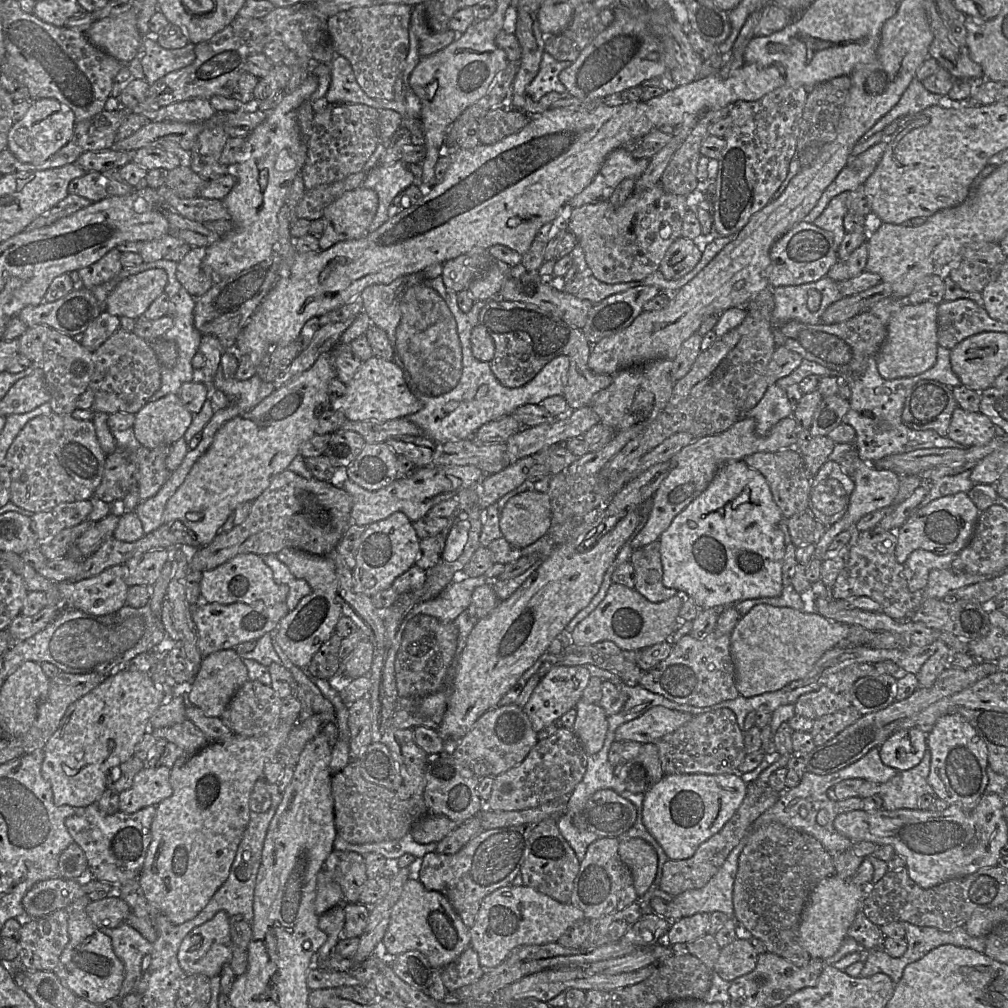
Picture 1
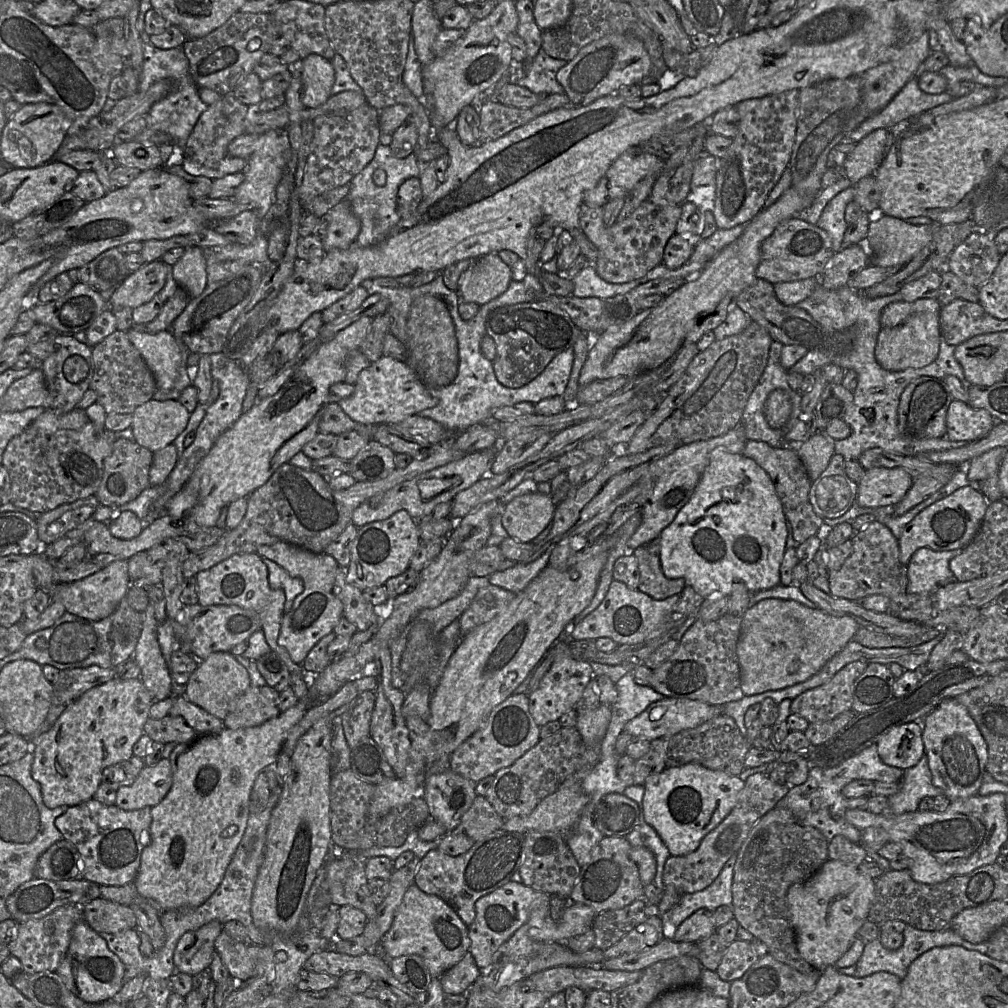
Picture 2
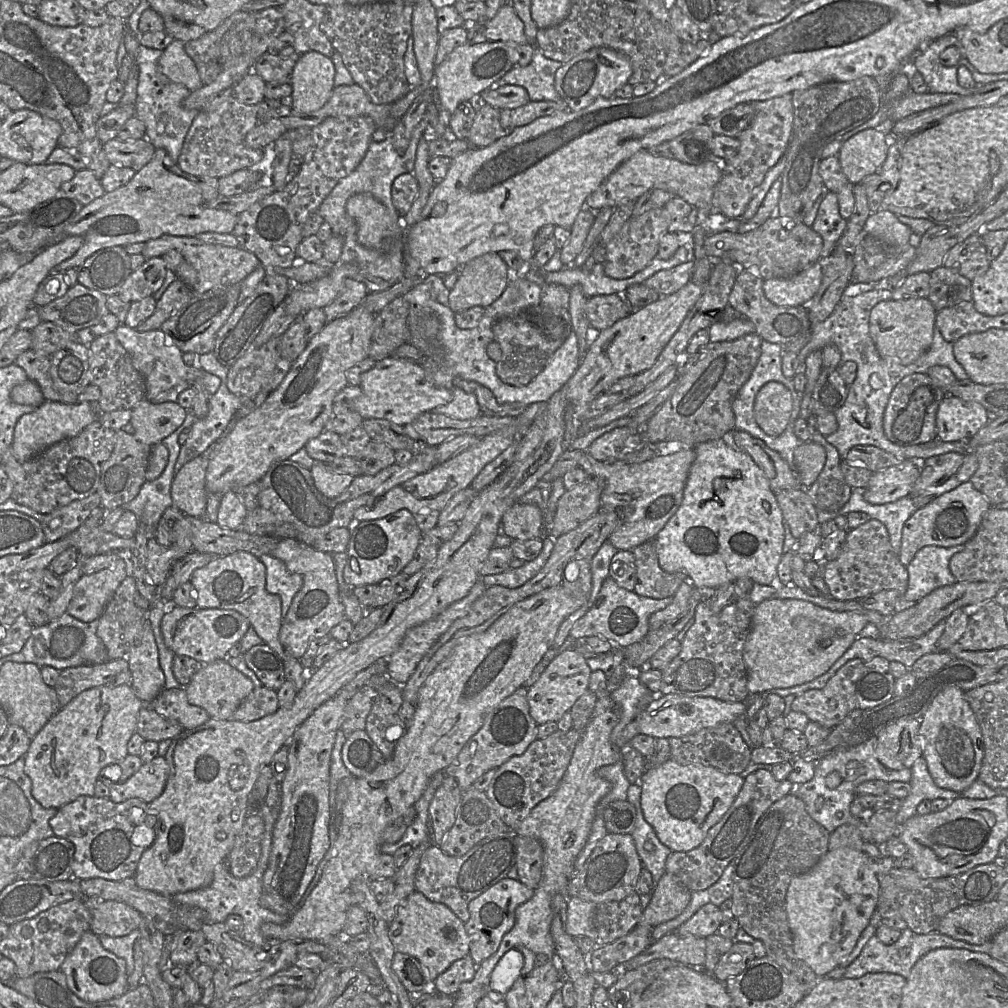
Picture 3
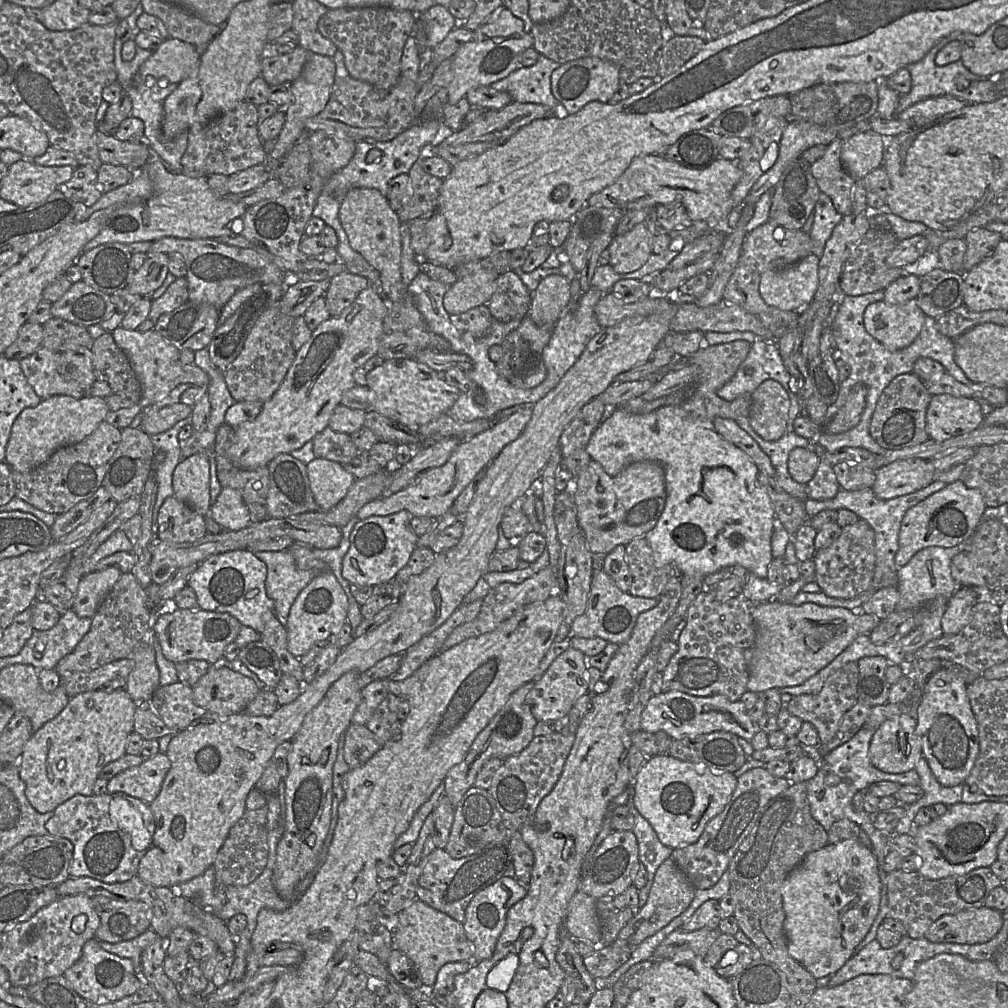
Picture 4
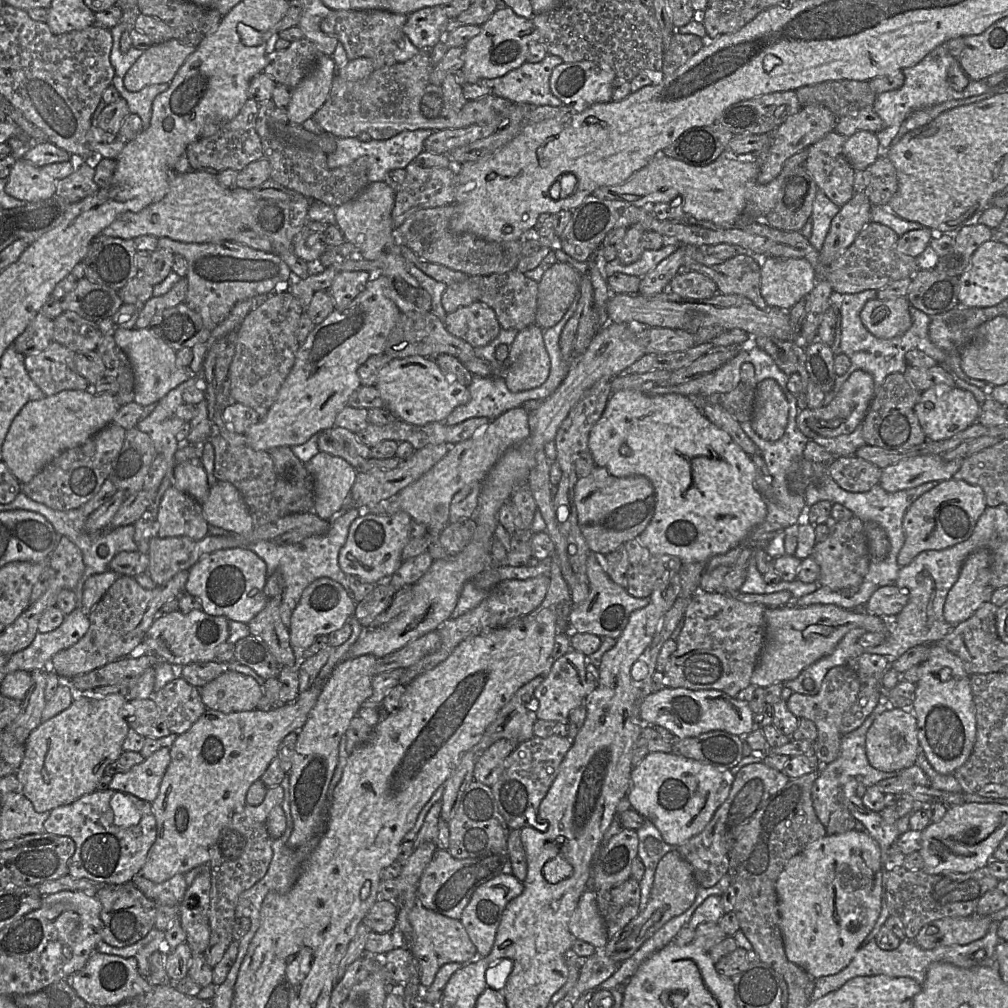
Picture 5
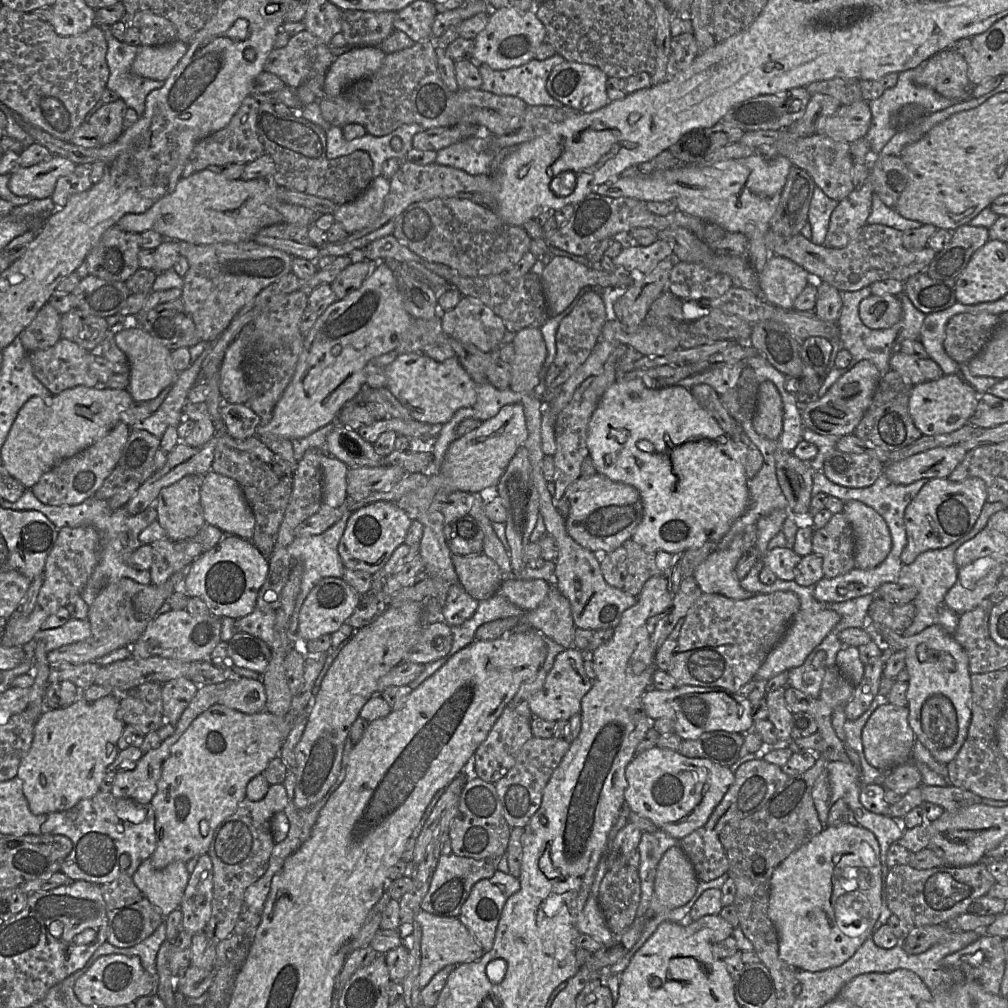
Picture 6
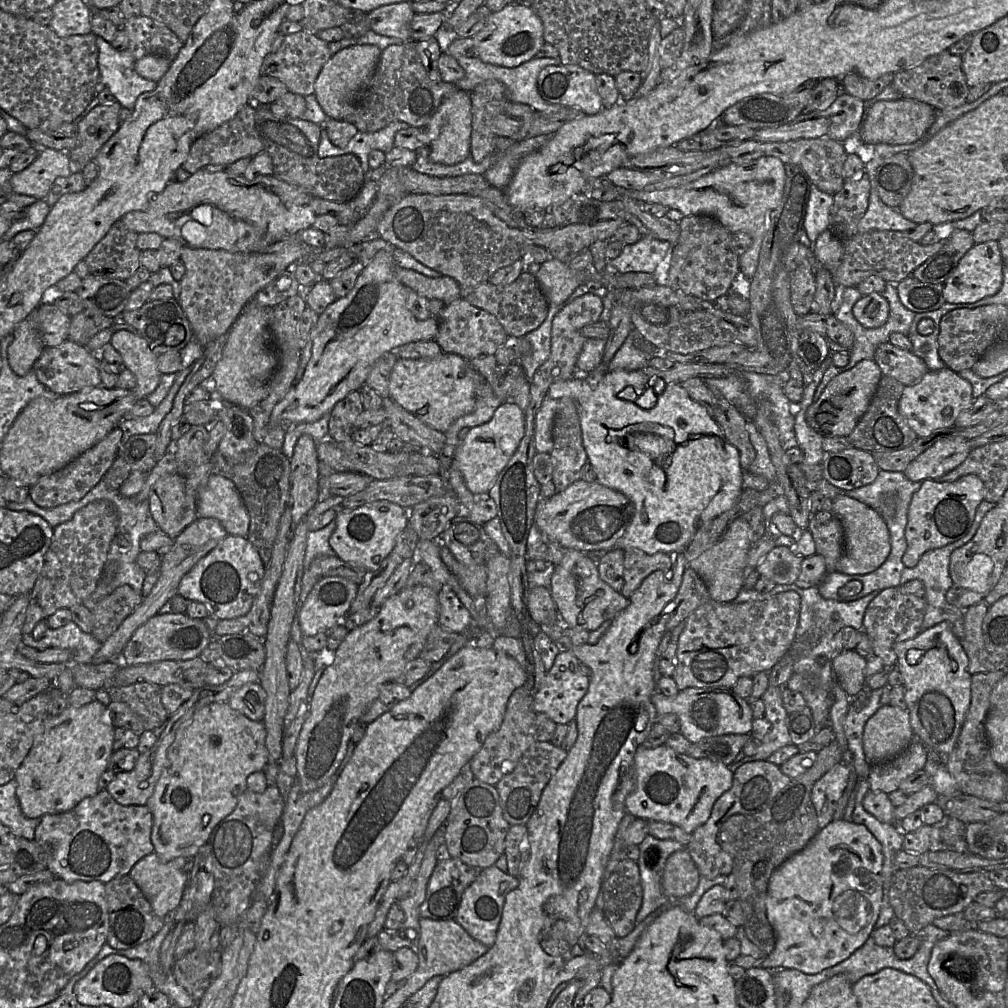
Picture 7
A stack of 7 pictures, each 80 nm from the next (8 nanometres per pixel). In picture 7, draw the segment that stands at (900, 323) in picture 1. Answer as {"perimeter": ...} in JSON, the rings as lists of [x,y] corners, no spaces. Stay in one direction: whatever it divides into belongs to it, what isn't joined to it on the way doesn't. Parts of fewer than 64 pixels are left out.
{"perimeter":[[[878,292],[862,296],[853,306],[855,318],[866,328],[884,325],[889,317],[887,299]]]}

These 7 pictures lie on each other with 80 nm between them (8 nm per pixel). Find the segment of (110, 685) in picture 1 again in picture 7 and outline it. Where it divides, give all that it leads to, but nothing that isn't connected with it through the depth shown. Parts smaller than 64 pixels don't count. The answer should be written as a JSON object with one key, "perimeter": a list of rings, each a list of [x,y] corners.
{"perimeter":[[[94,700],[82,707],[68,706],[60,715],[48,715],[45,718],[32,748],[14,777],[17,781],[16,797],[27,818],[68,812],[83,799],[93,797],[100,791],[98,781],[102,773],[108,769],[108,762],[113,753],[115,733],[115,728],[112,725],[102,721],[106,709],[107,706]]]}

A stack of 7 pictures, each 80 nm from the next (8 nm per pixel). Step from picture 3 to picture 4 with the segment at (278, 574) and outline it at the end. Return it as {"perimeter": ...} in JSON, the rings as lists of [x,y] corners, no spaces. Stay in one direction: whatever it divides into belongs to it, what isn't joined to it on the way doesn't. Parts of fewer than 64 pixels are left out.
{"perimeter":[[[290,549],[252,553],[267,566],[266,594],[274,602],[275,616],[286,628],[288,615],[294,601],[316,573],[300,570],[296,566]]]}

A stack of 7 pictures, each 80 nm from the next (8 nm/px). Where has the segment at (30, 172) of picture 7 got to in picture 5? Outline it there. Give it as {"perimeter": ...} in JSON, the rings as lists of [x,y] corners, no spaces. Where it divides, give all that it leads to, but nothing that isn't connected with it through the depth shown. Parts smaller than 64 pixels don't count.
{"perimeter":[[[71,156],[66,162],[36,166],[23,158],[16,160],[7,177],[5,192],[27,203],[46,200],[55,195],[58,182],[72,174],[76,163],[82,161]]]}

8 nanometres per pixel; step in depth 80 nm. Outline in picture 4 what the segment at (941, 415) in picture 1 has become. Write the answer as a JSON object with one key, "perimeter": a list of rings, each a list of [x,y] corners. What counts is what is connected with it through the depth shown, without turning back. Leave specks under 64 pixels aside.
{"perimeter":[[[914,373],[896,376],[882,392],[873,412],[869,432],[883,448],[901,450],[930,439],[926,431],[926,412],[932,395]]]}

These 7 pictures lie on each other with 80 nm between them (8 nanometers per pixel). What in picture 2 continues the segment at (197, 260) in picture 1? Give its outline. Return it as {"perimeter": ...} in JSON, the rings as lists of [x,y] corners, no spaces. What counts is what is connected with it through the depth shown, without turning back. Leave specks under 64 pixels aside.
{"perimeter":[[[199,246],[185,248],[184,255],[173,265],[173,277],[190,297],[199,296],[207,287],[206,258]]]}

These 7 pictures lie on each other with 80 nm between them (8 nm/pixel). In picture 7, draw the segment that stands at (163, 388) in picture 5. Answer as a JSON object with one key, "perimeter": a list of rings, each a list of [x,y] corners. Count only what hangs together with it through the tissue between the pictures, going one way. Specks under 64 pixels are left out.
{"perimeter":[[[127,330],[115,332],[110,344],[121,354],[126,368],[136,377],[135,396],[137,399],[146,398],[157,388],[162,375],[158,370],[157,355],[142,336]]]}

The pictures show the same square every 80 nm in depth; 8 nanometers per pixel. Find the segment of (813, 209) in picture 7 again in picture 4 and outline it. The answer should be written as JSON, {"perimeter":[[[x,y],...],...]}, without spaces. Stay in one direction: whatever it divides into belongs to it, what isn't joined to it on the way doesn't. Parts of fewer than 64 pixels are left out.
{"perimeter":[[[822,192],[813,212],[814,223],[810,232],[813,244],[812,253],[820,258],[824,252],[826,242],[830,238],[833,229],[842,220],[843,215],[836,210],[831,198]]]}

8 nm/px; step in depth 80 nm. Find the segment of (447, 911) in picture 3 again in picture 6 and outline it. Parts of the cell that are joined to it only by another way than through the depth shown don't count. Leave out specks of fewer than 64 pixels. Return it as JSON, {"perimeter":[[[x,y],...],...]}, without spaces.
{"perimeter":[[[420,910],[416,920],[422,929],[419,973],[419,986],[421,989],[427,986],[434,975],[444,967],[474,962],[485,953],[468,929],[456,917],[441,917]]]}

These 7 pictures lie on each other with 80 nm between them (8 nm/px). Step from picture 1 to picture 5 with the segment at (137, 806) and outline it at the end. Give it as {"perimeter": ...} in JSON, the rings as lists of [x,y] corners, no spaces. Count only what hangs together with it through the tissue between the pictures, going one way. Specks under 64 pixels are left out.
{"perimeter":[[[161,747],[129,771],[115,774],[109,788],[152,803],[159,794],[160,784],[169,763],[170,748]]]}

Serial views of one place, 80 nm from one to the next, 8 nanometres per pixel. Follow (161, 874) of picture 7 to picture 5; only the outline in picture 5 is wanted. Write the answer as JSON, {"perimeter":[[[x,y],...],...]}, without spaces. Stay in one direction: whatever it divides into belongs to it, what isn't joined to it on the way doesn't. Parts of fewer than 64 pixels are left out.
{"perimeter":[[[138,873],[133,877],[132,882],[149,899],[169,906],[180,905],[188,888],[185,875],[182,873],[161,883],[152,882]]]}

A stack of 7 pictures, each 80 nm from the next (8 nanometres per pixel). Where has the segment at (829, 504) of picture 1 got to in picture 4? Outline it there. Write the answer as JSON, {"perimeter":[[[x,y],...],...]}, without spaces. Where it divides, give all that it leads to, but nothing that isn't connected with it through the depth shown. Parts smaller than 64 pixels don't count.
{"perimeter":[[[814,442],[815,451],[820,457],[820,462],[814,477],[807,483],[806,493],[814,500],[828,500],[836,496],[840,489],[839,482],[827,459],[827,451]]]}

